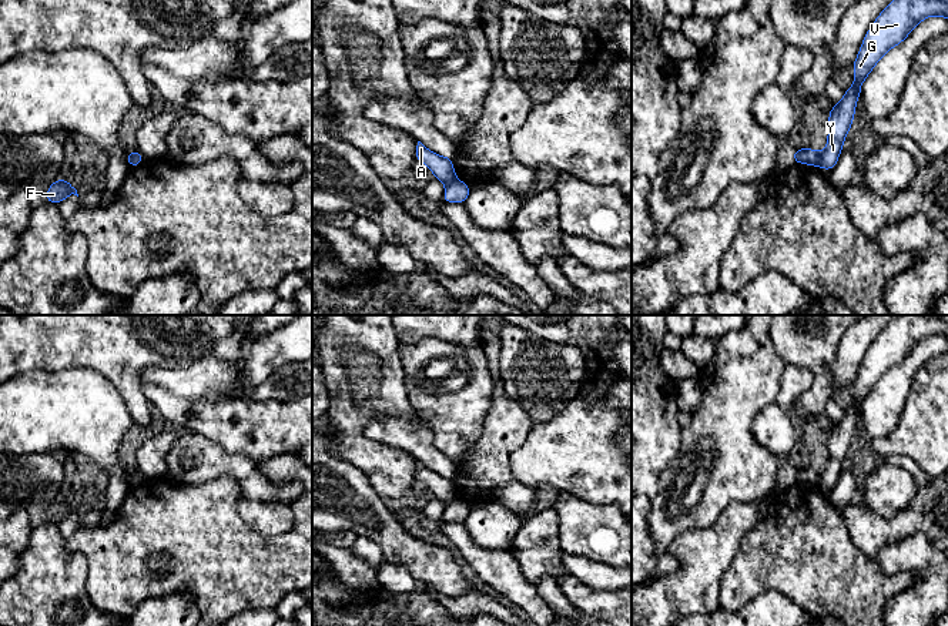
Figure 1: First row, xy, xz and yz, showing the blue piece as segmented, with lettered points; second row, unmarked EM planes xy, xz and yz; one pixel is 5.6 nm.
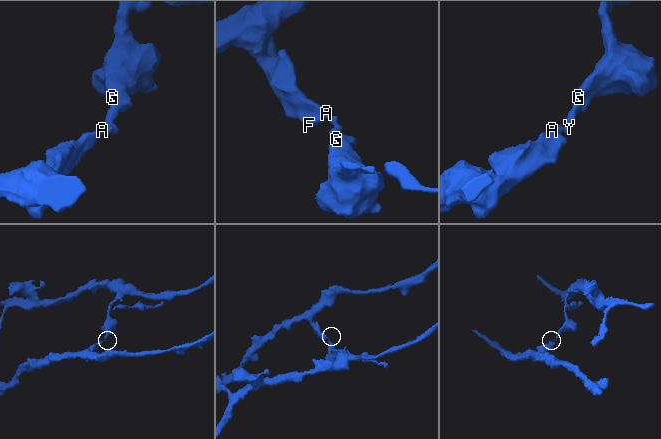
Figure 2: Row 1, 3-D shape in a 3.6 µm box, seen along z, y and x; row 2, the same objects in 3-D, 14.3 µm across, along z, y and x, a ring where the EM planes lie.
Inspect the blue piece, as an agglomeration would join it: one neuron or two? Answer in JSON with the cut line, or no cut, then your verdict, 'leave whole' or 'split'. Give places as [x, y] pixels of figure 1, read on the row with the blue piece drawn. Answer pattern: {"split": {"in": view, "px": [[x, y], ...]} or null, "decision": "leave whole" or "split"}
{"split": {"in": "yz", "px": [[817, 153], [818, 164]]}, "decision": "split"}

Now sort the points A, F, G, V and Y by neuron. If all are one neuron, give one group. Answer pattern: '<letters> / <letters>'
A F / G V Y

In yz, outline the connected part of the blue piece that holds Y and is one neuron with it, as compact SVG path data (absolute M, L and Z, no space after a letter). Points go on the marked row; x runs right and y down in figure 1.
M892 0L875 19L852 64L854 84L828 114L828 143L825 150L818 153L818 168L833 171L835 167L852 124L862 81L888 50L902 43L924 19L931 16L948 19L948 0Z

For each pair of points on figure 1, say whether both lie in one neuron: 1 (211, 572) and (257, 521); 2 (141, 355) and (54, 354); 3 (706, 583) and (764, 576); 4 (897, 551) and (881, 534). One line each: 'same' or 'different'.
1: different
2: same
3: different
4: different

